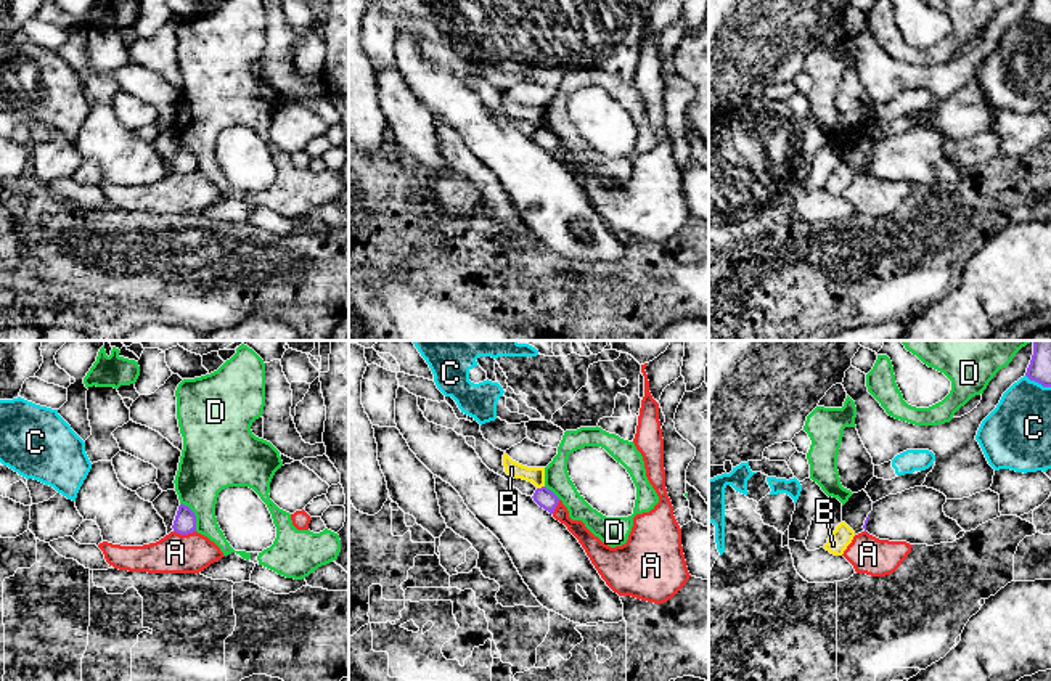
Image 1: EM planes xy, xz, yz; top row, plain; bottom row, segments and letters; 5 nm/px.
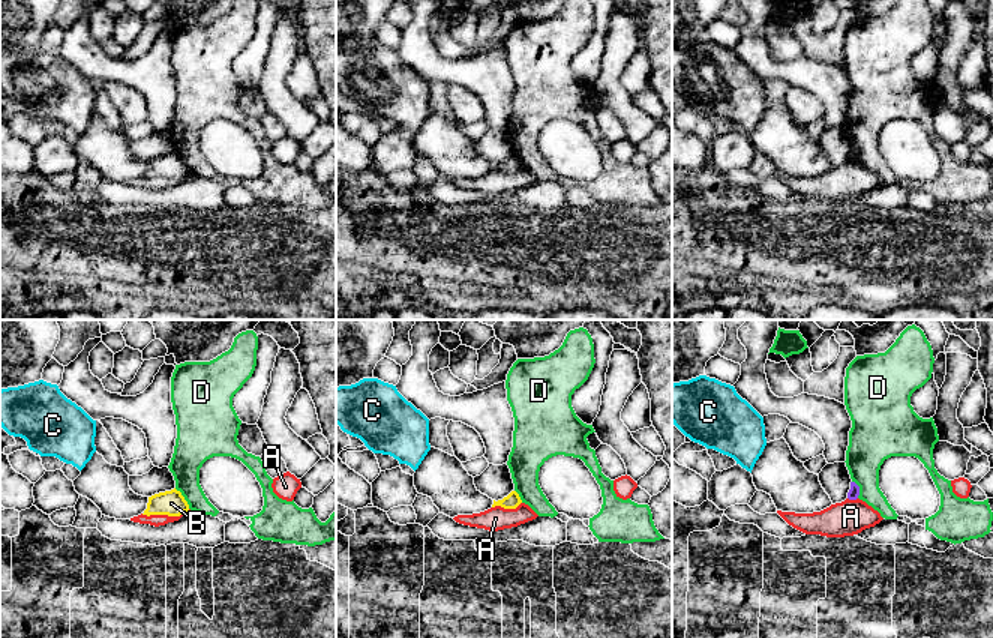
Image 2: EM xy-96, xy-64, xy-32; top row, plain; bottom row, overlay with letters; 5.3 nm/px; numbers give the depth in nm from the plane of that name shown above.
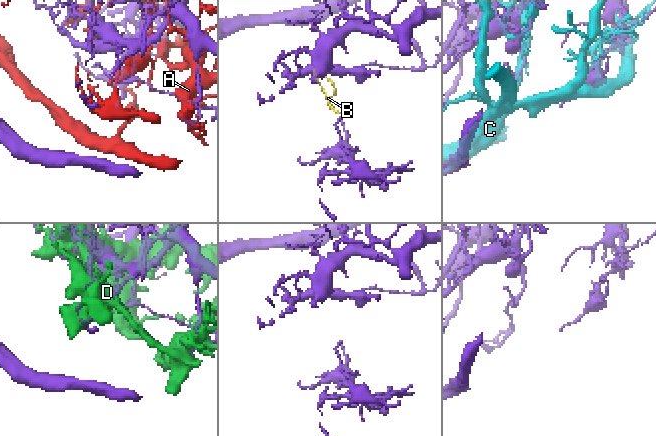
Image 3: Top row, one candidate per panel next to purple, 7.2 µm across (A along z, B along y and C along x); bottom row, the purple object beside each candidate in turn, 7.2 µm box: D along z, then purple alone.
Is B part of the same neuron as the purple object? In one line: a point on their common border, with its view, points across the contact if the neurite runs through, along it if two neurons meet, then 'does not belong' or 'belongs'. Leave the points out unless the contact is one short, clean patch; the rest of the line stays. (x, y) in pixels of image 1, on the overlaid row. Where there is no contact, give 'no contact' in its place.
xz (542, 487) | along xz (543, 485), (537, 489) | does not belong

